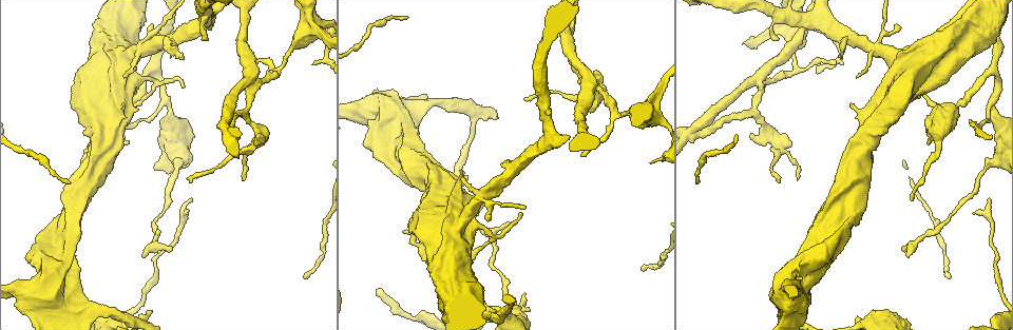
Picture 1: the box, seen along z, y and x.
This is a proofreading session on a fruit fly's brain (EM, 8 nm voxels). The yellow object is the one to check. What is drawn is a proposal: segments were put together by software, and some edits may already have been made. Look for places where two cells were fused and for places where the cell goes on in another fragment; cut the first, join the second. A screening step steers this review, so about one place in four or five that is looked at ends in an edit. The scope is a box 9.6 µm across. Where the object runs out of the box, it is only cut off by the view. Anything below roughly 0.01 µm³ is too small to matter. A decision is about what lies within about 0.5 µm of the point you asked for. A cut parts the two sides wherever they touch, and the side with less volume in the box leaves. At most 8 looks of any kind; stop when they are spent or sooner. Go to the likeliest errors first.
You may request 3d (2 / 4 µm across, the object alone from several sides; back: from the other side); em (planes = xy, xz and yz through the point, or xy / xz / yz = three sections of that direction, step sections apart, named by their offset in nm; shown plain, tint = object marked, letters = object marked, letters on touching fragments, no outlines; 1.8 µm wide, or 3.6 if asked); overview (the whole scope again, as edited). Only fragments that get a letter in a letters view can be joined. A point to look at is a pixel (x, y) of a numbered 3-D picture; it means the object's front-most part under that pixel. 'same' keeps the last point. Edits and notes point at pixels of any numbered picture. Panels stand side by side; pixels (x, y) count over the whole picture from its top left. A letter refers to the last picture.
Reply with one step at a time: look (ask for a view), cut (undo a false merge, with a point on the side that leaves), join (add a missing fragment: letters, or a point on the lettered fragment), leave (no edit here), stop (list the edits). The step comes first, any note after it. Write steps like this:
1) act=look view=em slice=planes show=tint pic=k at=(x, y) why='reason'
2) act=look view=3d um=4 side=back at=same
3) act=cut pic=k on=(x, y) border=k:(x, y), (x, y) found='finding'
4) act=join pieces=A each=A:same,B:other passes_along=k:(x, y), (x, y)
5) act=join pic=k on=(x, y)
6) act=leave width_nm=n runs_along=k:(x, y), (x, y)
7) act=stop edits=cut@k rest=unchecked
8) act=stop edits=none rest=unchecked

act=look view=em slice=yz step=16 show=tint pic=1 at=(591, 82) why='sharp bend'

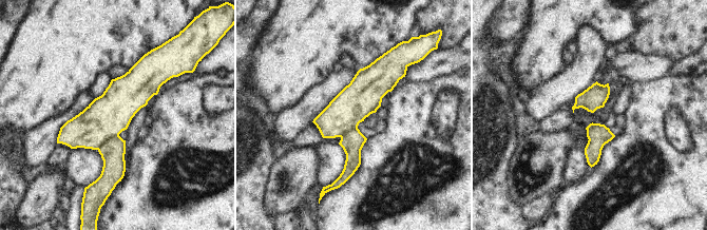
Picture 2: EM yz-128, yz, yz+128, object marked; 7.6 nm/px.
act=look view=em slice=xy step=4 show=letters at=same why='cut it another way'

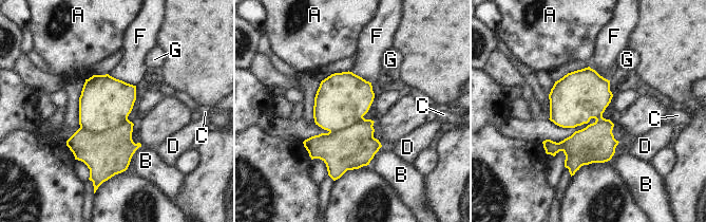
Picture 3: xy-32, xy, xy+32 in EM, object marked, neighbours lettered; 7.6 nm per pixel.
act=cut pic=3 on=(106, 102) longest_contact=F:240nm each=A:other,B:other,C:other,D:other,F:other,G:other border=3:(127, 118), (98, 132), (80, 128) found='two cells meet here'

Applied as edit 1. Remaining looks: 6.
act=look view=em slice=xy step=16 show=letters pic=1 at=(185, 212) why='branch stops here'

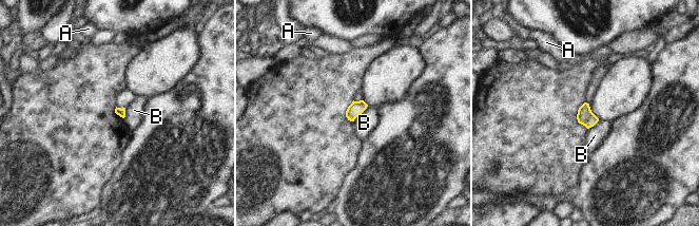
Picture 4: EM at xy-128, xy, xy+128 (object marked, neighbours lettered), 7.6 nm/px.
act=leave each=A:other,B:other border=4:(368, 106), (353, 121) found='none of them fits'

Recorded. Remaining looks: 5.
act=look view=em slice=planes show=letters pic=1 at=(775, 39) why='branch stops here'

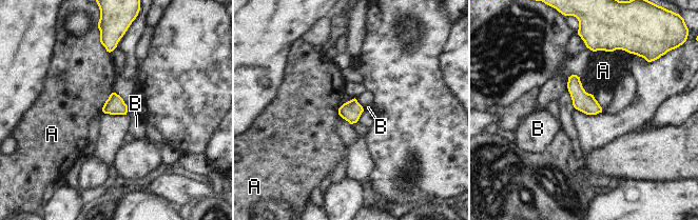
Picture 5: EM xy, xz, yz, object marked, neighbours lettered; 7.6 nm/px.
act=leave width_nm=140 each=A:other,B:other border=5:(128, 110), (125, 114) found='none of them fits'

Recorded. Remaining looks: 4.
act=stop edits=cut@3 rest=unchecked

